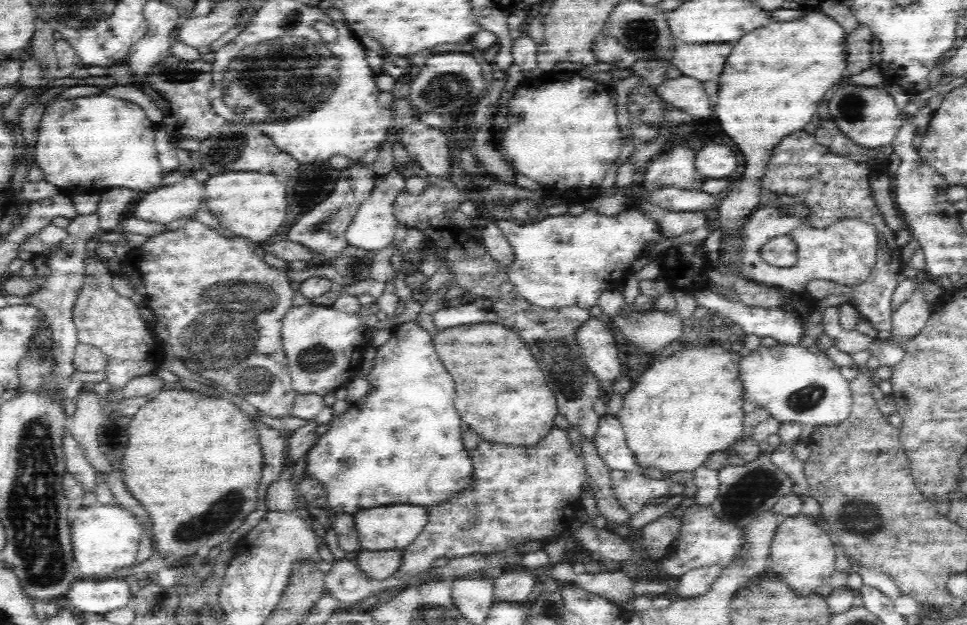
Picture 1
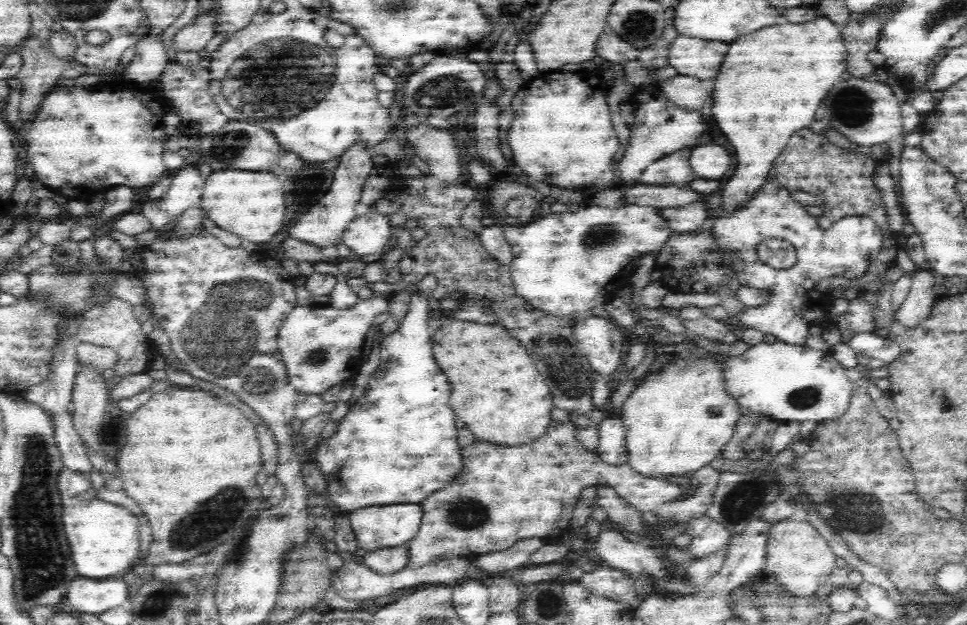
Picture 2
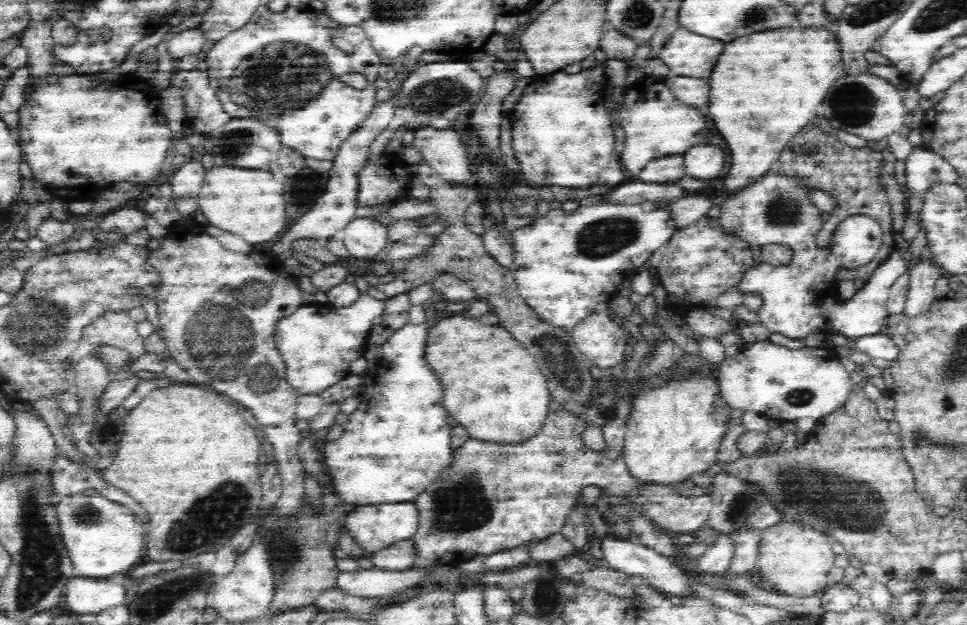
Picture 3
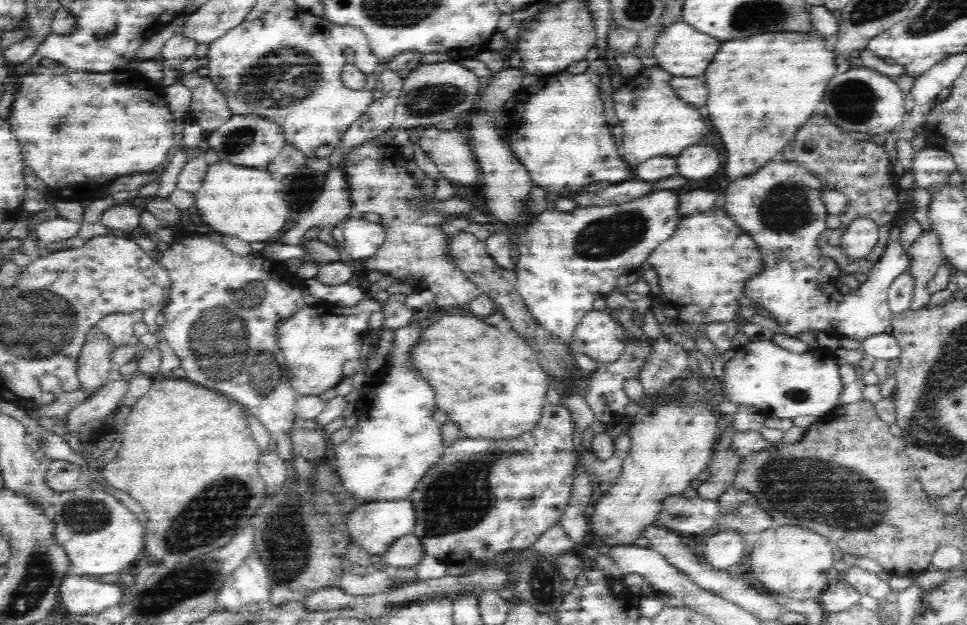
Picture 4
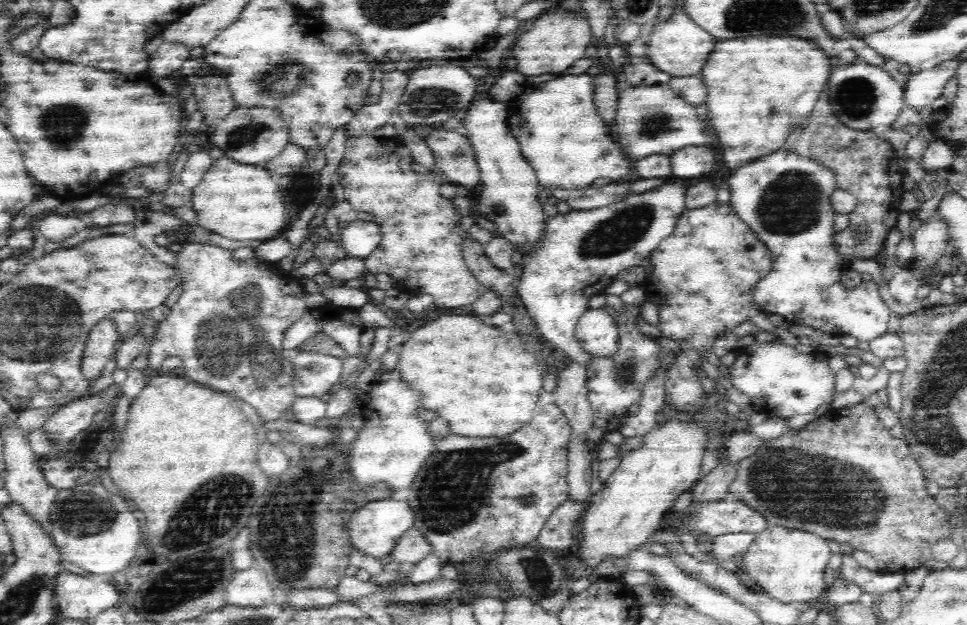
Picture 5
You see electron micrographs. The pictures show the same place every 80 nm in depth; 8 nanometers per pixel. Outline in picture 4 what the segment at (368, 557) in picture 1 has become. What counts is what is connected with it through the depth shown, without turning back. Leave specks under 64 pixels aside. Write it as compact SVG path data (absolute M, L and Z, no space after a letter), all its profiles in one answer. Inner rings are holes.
M410 533L394 541L379 557L380 563L384 563L392 570L398 568L414 569L423 558L422 543L414 533Z

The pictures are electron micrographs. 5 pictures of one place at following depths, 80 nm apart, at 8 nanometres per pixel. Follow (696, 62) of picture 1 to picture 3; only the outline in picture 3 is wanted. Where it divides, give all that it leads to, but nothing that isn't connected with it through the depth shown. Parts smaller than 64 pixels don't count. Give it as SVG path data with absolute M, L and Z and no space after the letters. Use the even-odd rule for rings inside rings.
M679 28L662 47L661 59L672 75L708 79L724 46L715 38L702 38Z

